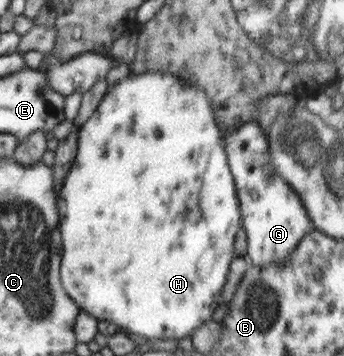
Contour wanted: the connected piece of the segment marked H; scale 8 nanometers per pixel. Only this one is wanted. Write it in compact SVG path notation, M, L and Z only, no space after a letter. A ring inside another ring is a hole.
M129 71L127 76L121 78L117 84L113 84L113 86L107 85L107 90L95 112L83 124L80 124L79 129L77 129L74 161L64 176L63 185L57 189L59 196L58 204L59 208L61 208L61 240L65 240L65 256L61 258L61 284L65 284L65 288L69 288L69 296L73 296L73 300L76 301L77 305L80 305L83 312L87 312L87 314L90 314L97 320L105 319L111 321L111 323L115 323L119 328L125 328L127 332L138 334L147 339L185 338L185 336L191 336L195 332L195 328L199 328L199 326L203 326L203 324L207 324L211 320L213 310L219 306L221 288L225 284L225 268L229 270L229 262L233 258L233 236L237 232L237 226L241 224L240 201L237 200L236 187L233 178L231 178L232 174L229 174L231 168L227 168L227 160L225 160L225 152L223 152L223 144L221 144L221 132L215 126L216 120L213 120L213 114L211 114L211 108L209 108L210 102L207 102L207 98L205 98L206 94L203 94L203 90L197 90L195 86L181 86L177 82L177 79L179 77L165 74L165 72L131 73Z

